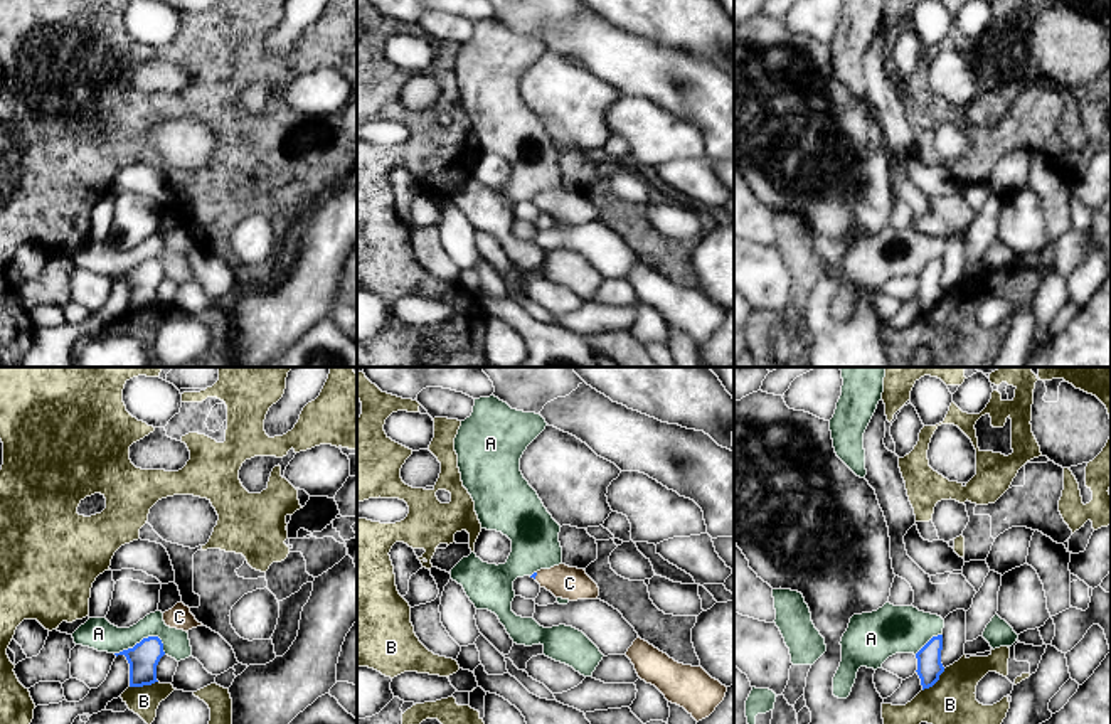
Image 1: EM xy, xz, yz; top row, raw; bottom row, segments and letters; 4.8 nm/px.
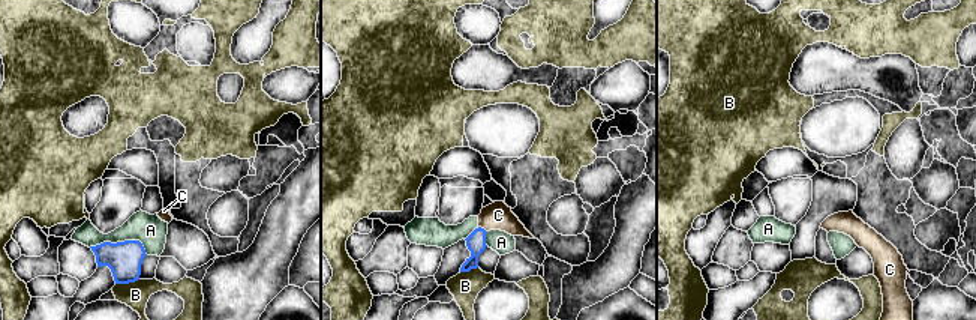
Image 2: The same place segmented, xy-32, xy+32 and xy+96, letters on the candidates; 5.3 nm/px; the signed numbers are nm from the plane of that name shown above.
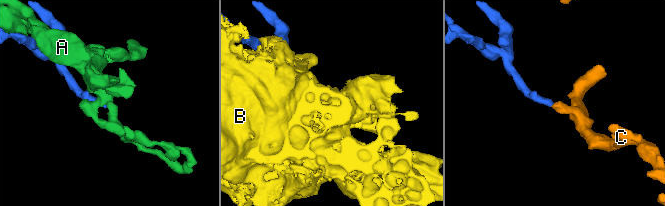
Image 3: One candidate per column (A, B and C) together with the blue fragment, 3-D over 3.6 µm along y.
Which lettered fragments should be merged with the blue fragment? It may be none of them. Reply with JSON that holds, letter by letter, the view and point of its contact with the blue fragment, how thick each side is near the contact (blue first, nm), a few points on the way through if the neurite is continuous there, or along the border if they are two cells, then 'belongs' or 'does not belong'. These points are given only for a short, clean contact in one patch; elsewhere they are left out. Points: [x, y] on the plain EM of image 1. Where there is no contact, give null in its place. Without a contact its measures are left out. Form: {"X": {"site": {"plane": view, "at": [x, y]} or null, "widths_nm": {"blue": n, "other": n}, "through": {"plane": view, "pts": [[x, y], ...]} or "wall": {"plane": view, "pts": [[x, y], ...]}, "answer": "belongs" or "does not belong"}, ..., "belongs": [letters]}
{"A": {"site": {"plane": "xy", "at": [143, 261]}, "widths_nm": {"blue": 150, "other": 150}, "answer": "does not belong"}, "B": {"site": {"plane": "xy", "at": [143, 307]}, "widths_nm": {"blue": 150, "other": 140}, "answer": "does not belong"}, "C": {"site": {"plane": "xz", "at": [536, 197]}, "widths_nm": {"blue": 20, "other": 160}, "through": {"plane": "xz", "pts": [[534, 197], [536, 197], [569, 206]]}, "answer": "belongs"}, "belongs": ["C"]}

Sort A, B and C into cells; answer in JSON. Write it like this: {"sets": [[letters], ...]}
{"sets": [["A"], ["B"], ["C"]]}

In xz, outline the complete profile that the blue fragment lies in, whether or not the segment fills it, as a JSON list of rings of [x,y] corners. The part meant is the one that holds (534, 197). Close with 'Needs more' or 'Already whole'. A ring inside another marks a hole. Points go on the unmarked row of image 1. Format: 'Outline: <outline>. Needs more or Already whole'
Outline: [[[566,187],[540,192],[530,200],[534,200],[540,210],[550,214],[556,221],[577,224],[598,222],[599,219],[598,207],[586,197],[584,192],[569,190]]]. Needs more

